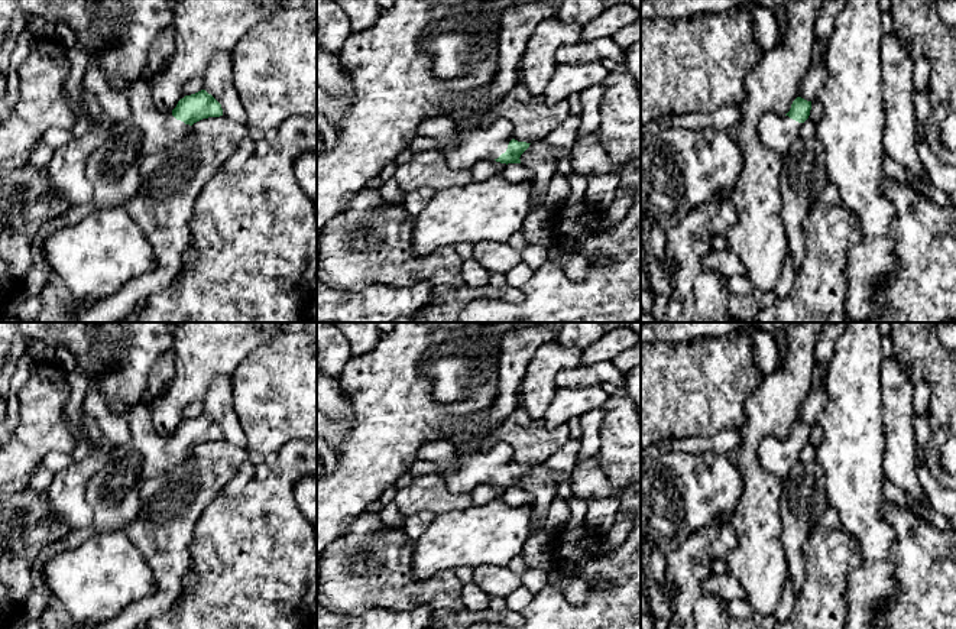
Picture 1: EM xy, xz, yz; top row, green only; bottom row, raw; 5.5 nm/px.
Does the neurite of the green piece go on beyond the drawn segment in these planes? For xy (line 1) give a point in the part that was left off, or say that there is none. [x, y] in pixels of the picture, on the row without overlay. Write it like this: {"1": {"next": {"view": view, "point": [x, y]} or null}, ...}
{"1": {"next": {"view": "xy", "point": [139, 469]}}}

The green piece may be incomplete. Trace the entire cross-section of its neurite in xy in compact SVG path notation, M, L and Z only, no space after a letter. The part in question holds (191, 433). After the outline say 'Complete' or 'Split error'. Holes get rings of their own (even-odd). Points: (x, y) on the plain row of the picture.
M137 405L127 415L132 438L117 445L107 464L88 482L85 500L98 532L126 531L139 515L143 503L158 495L171 480L174 470L191 457L191 450L202 442L223 440L221 428L205 414L185 419L172 435L156 431L149 405Z. Split error

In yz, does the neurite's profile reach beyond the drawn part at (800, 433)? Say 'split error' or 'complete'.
split error

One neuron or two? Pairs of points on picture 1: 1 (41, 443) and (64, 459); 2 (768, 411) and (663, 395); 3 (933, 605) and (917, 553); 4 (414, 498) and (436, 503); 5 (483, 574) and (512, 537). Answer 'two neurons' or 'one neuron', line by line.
1: two neurons
2: two neurons
3: one neuron
4: one neuron
5: two neurons

